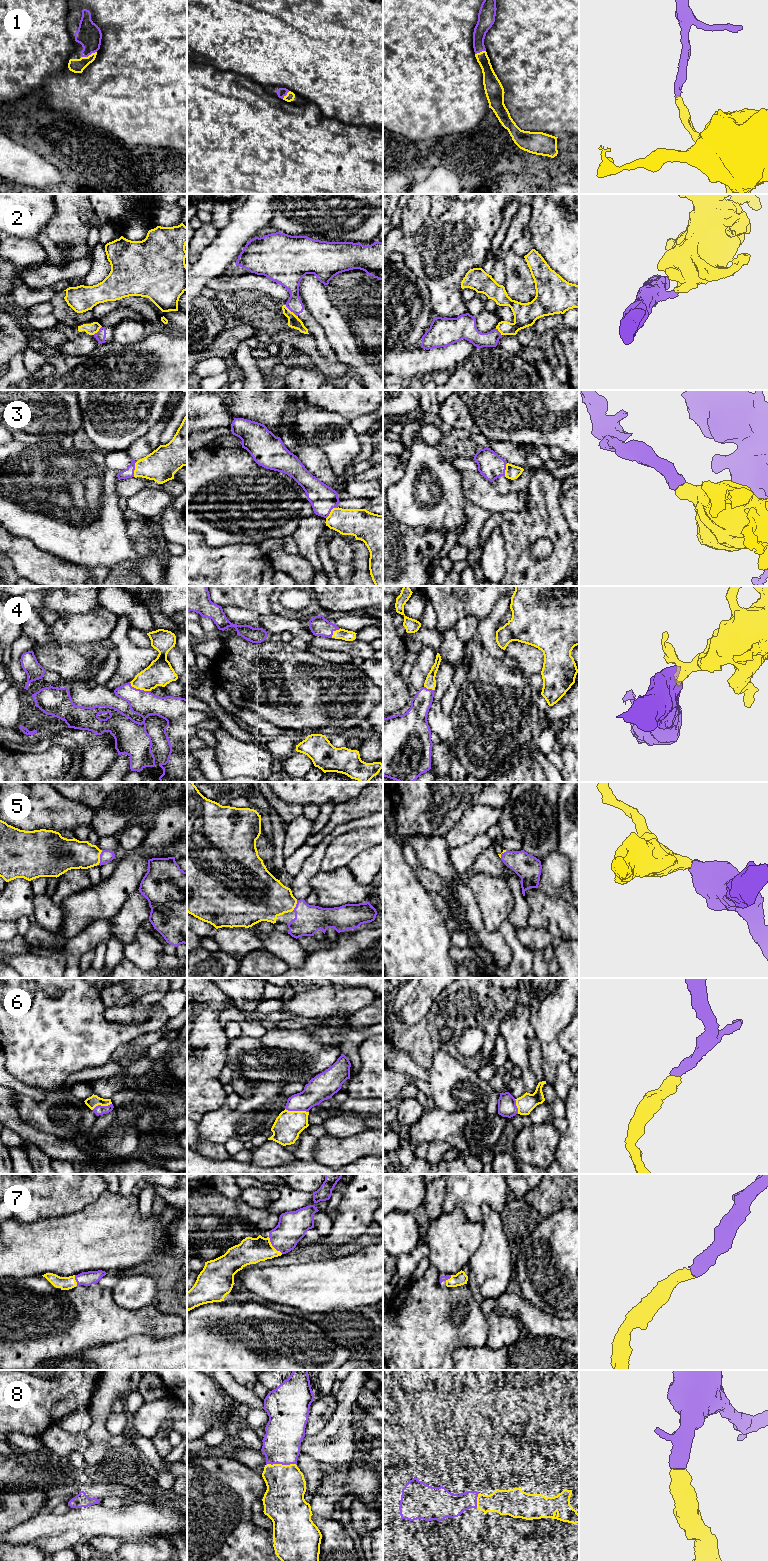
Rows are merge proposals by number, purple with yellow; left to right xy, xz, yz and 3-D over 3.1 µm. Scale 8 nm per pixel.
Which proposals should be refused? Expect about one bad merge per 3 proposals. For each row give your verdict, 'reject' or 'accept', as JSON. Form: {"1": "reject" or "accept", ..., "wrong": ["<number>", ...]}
{"1": "accept", "2": "reject", "3": "accept", "4": "accept", "5": "accept", "6": "accept", "7": "accept", "8": "accept", "wrong": ["2"]}

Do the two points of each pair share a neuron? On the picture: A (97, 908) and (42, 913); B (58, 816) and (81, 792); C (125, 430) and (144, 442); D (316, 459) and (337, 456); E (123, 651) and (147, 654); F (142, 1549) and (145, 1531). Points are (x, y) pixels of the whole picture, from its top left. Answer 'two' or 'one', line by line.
A: two
B: two
C: two
D: two
E: one
F: two

